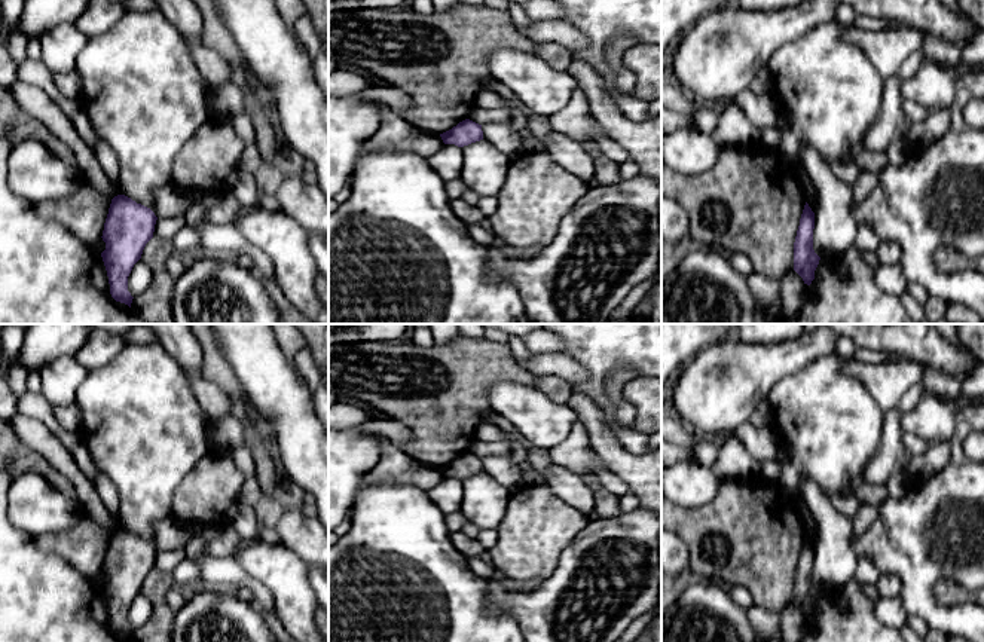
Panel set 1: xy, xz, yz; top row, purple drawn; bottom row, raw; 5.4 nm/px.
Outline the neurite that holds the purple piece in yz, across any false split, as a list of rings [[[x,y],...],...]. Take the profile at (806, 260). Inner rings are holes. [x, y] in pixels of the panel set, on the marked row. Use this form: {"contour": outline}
{"contour": [[[806,202],[794,242],[794,270],[810,285],[820,257],[813,250],[815,213]]]}

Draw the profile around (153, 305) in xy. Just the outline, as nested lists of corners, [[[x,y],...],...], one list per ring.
[[[153,236],[143,250],[141,260],[152,270],[152,282],[132,299],[131,309],[147,324],[175,324],[171,309],[175,281],[165,265],[171,253],[171,244],[158,236]]]

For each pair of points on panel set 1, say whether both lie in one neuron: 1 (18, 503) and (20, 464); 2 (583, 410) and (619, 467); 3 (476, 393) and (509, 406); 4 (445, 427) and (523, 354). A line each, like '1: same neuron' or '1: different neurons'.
1: different neurons
2: same neuron
3: different neurons
4: different neurons

